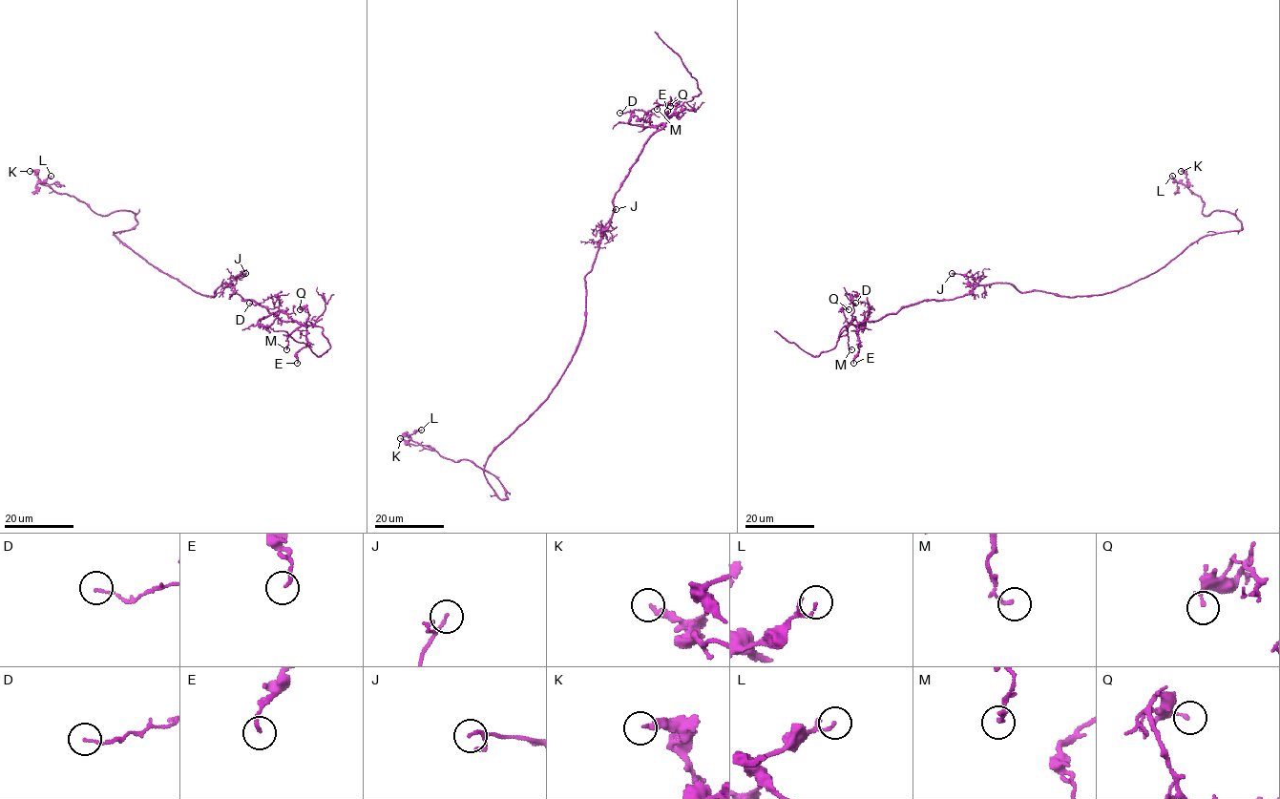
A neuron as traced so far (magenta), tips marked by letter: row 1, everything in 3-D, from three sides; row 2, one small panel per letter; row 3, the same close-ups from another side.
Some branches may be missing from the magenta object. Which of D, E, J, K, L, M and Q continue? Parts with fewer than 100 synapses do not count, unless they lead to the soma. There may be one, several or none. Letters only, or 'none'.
none

